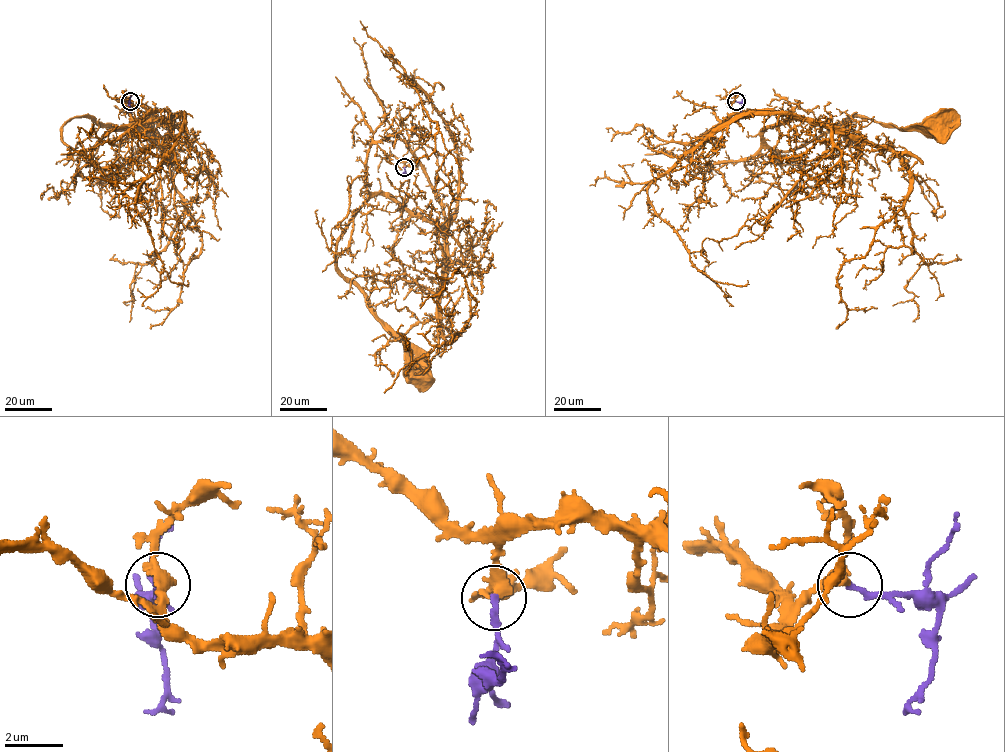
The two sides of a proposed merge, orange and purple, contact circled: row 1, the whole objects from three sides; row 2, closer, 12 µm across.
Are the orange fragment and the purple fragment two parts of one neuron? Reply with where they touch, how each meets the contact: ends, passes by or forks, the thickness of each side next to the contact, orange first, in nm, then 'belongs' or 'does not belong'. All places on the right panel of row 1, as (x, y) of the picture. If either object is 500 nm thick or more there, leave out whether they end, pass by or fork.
(736, 101) | orange passes by | purple ends | 340/200 nm | belongs

